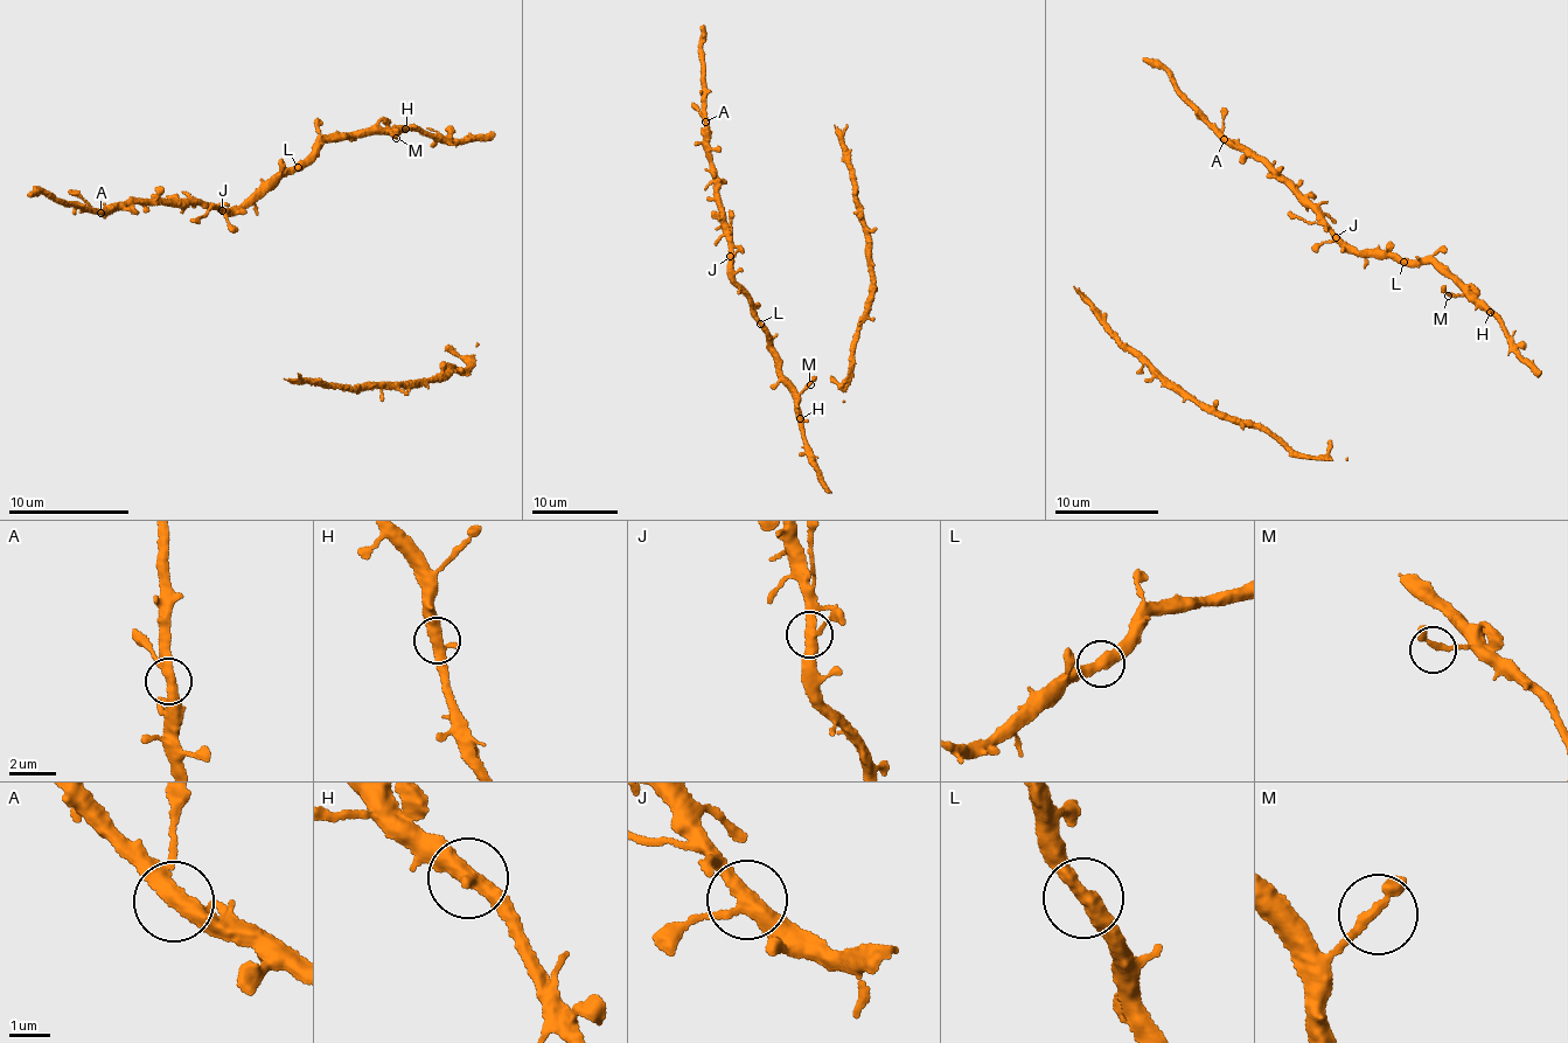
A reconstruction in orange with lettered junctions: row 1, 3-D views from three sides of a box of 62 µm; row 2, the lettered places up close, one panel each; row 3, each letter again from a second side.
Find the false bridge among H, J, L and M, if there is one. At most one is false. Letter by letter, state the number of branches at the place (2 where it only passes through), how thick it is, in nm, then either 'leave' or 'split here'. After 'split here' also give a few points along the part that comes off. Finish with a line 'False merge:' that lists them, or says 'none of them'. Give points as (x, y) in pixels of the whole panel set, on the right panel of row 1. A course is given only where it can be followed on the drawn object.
H: branches 2; calibre 440 nm; leave
J: branches 3; calibre 340 nm; leave
L: branches 2; calibre 400 nm; leave
M: branches 1; calibre 360 nm; leave
False merge: none of them

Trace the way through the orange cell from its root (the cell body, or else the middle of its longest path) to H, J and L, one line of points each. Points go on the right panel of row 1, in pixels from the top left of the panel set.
H: (1448, 296), (1461, 294), (1482, 300), (1490, 312)
J: (1448, 296), (1465, 294), (1450, 275), (1437, 271), (1431, 263), (1359, 254), (1338, 245), (1336, 238)
L: (1448, 296), (1465, 294), (1450, 275), (1437, 271), (1431, 263), (1403, 262)

